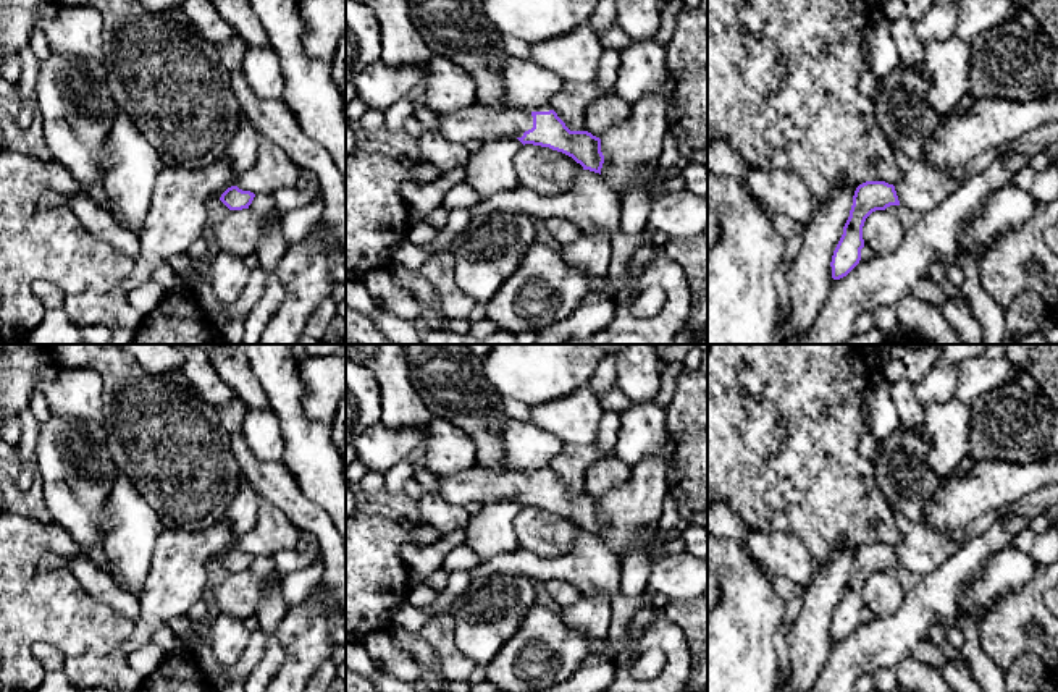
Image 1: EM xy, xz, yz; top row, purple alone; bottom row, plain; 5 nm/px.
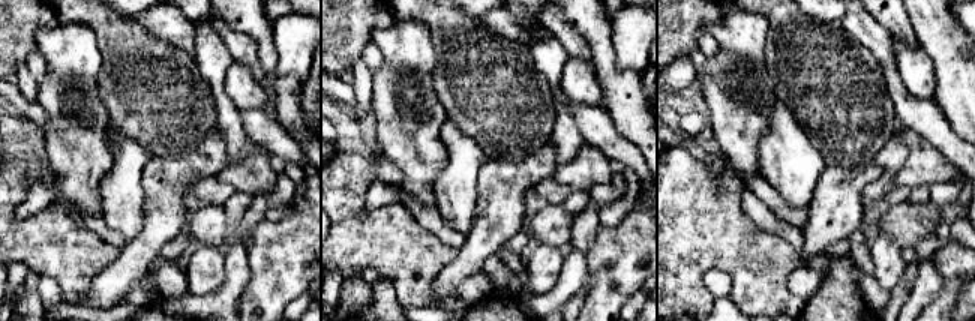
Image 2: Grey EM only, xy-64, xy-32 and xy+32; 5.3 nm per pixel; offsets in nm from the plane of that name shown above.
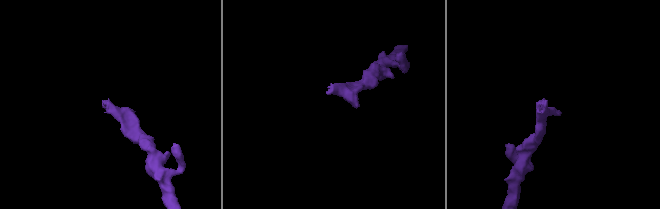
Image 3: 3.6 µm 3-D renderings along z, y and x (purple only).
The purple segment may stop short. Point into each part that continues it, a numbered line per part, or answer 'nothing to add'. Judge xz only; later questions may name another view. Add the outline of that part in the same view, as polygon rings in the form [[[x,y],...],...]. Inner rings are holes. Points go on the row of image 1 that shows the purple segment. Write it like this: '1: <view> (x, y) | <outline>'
1: xz (477, 122) | [[[475,102],[449,115],[438,115],[439,131],[452,142],[493,141],[501,136],[522,137],[533,128],[533,112],[549,112],[551,105],[528,110],[493,108]]]

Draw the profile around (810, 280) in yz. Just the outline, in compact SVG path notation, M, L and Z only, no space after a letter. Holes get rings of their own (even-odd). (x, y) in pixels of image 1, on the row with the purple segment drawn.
M835 181L825 202L817 204L804 226L801 251L787 272L791 322L796 335L808 336L833 286L832 255L850 217L856 188Z

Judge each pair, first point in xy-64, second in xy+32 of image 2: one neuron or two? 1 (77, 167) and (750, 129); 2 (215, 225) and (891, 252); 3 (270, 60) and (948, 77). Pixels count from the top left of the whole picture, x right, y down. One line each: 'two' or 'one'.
1: one
2: two
3: one

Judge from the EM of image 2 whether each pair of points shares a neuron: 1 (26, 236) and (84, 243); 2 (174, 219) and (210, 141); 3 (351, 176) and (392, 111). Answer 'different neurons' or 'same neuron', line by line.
1: same neuron
2: same neuron
3: different neurons

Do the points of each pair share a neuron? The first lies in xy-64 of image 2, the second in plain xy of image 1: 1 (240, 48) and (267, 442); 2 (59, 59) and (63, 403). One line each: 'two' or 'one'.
1: two
2: one

